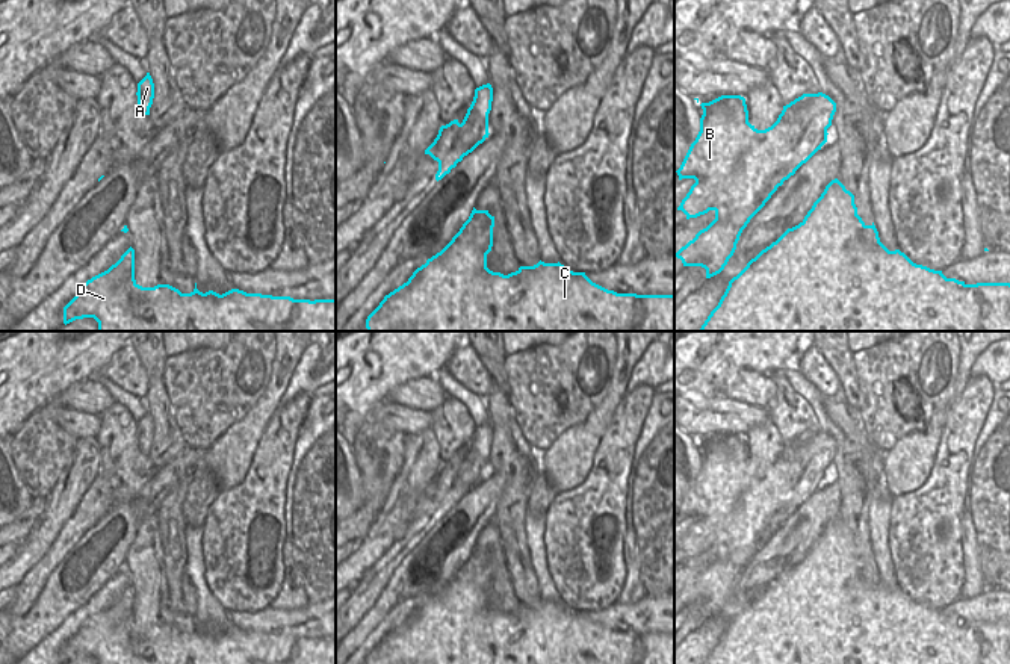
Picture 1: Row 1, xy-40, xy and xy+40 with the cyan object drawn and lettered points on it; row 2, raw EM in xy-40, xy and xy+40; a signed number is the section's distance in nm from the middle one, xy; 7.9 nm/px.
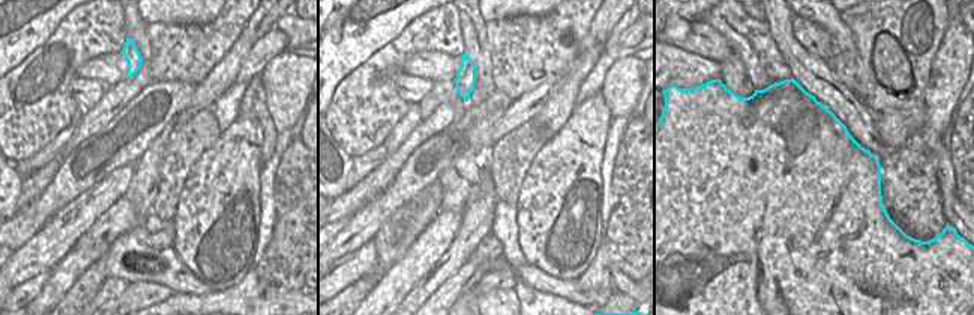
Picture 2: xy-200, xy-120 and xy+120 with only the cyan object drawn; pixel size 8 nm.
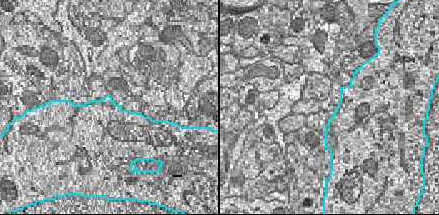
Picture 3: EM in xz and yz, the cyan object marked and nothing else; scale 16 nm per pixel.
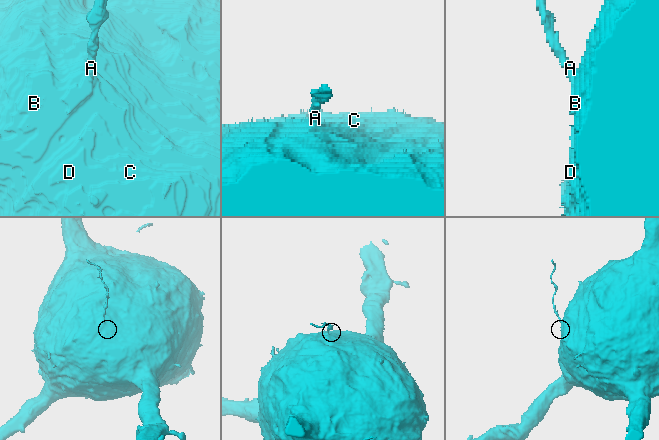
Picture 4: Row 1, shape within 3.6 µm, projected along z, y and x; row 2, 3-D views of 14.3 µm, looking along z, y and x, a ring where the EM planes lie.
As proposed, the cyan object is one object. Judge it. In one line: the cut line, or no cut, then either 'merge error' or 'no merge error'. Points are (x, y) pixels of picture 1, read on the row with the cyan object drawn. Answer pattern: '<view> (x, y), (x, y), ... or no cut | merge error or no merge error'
xy (469, 108), (475, 118), (487, 120) | merge error

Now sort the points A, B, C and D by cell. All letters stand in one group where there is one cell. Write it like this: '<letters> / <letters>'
A / B C D

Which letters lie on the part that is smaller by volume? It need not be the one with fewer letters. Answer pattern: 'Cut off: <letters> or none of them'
Cut off: A

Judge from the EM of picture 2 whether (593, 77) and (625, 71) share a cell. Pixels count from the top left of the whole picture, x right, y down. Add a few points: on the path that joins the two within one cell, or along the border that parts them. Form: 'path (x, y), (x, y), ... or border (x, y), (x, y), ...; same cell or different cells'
border (632, 54), (619, 59), (608, 69), (599, 89); different cells

